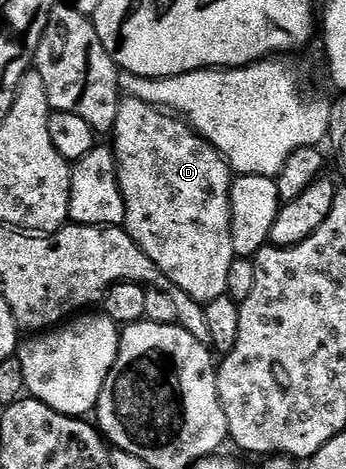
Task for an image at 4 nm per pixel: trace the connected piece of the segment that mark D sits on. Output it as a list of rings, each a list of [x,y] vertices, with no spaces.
[[[124,98],[120,102],[113,138],[115,138],[113,150],[119,164],[119,188],[123,191],[123,200],[125,201],[123,223],[127,232],[133,237],[133,241],[137,241],[137,245],[141,245],[141,249],[145,249],[145,253],[149,253],[149,257],[153,257],[157,269],[161,269],[161,273],[165,273],[165,277],[169,277],[172,287],[185,289],[185,293],[189,293],[189,297],[193,297],[198,303],[206,305],[209,301],[227,294],[229,265],[233,265],[233,261],[237,258],[233,249],[233,233],[231,232],[231,184],[233,182],[233,172],[227,163],[227,158],[209,141],[202,139],[182,118],[176,117],[166,110],[149,105],[145,101],[137,101],[136,99]]]

